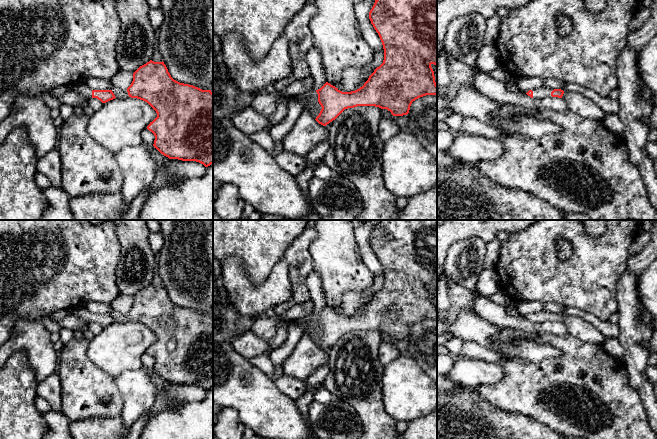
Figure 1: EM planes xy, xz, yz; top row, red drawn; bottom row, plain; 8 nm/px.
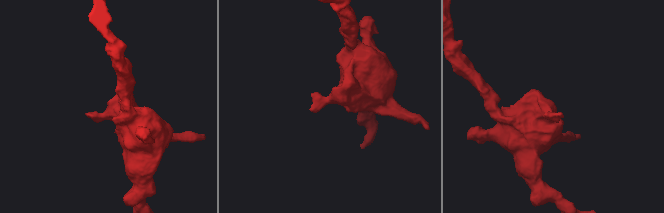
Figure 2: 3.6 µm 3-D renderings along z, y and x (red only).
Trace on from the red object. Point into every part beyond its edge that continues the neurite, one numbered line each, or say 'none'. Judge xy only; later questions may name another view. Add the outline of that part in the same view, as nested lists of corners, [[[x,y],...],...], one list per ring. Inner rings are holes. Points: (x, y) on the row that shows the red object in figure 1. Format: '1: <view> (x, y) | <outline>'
1: xy (82, 88) | [[[85,82],[77,83],[71,87],[69,90],[80,93],[84,98],[91,99],[92,98],[92,90]]]

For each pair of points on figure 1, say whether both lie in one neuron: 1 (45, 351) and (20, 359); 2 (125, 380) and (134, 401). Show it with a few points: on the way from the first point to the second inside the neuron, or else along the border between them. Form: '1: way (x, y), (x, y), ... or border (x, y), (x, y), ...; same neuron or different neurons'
1: border (10, 355), (17, 351), (22, 351), (36, 378); different neurons
2: way (130, 385), (134, 389), (134, 396); same neuron

